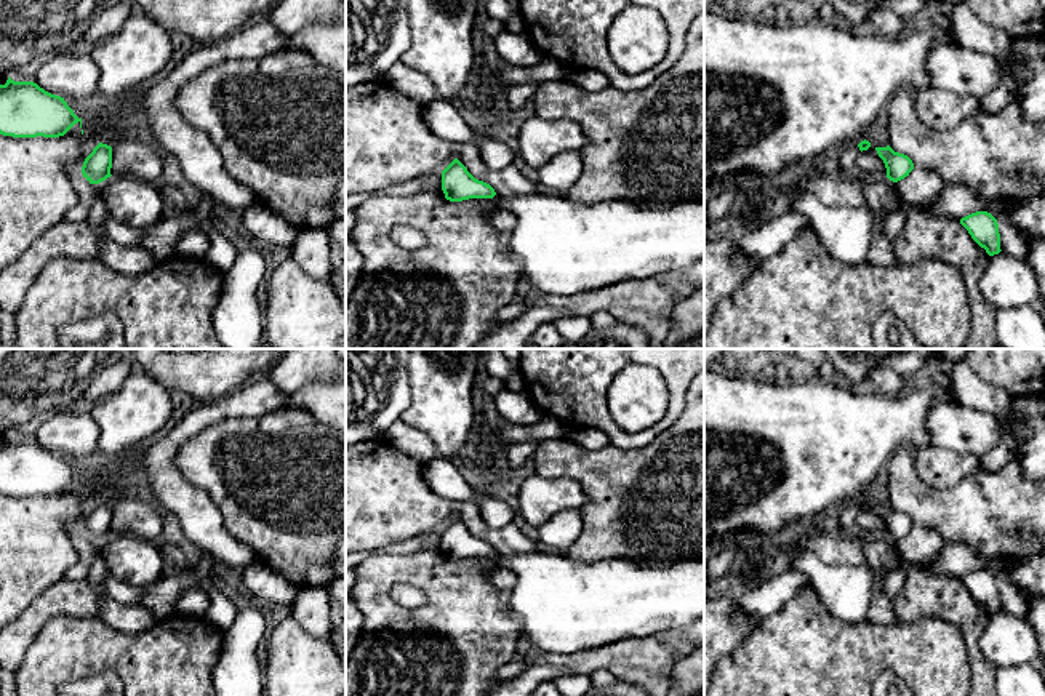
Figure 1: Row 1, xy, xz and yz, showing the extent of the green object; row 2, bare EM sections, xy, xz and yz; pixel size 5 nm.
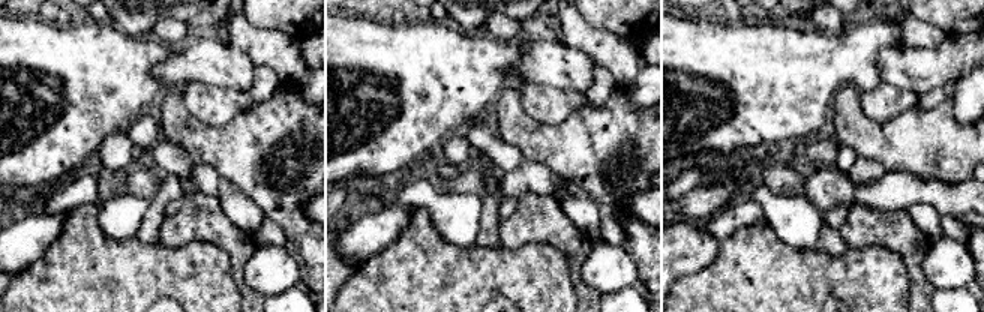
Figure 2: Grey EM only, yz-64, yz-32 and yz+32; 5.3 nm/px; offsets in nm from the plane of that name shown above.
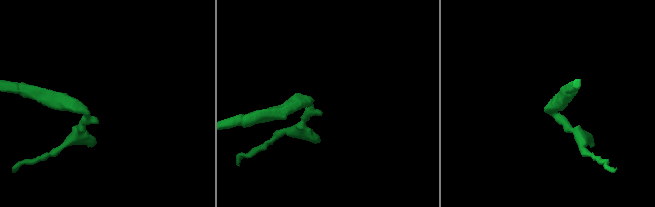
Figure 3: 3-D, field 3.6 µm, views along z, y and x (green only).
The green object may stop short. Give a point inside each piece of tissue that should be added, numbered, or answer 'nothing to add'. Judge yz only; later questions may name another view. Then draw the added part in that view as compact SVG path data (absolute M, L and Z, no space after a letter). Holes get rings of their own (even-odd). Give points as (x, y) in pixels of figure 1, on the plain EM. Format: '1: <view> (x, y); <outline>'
nothing to add

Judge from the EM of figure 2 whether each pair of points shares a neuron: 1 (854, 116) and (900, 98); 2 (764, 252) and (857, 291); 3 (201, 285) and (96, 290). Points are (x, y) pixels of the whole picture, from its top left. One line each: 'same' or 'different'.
1: different
2: same
3: same

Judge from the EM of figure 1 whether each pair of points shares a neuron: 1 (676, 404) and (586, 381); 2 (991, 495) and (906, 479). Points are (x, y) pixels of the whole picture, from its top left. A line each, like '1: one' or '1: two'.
1: one
2: one

